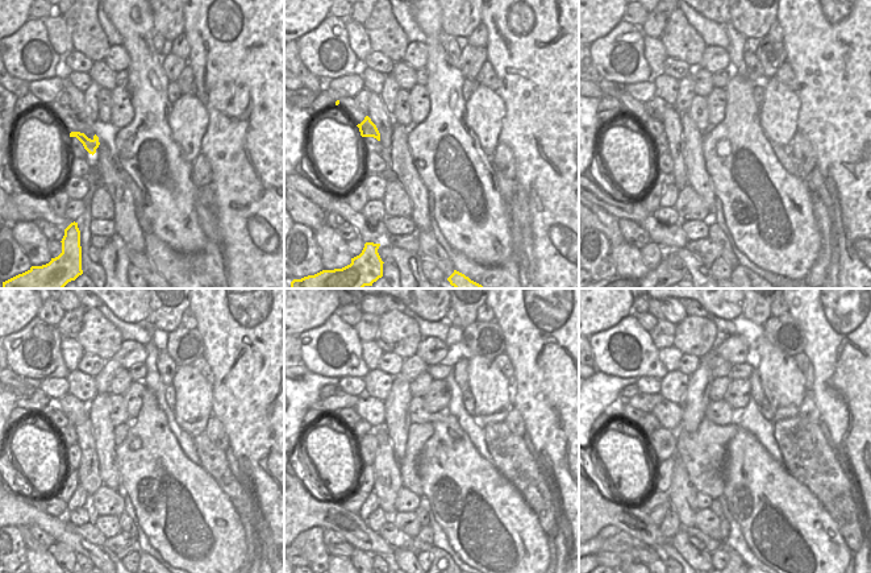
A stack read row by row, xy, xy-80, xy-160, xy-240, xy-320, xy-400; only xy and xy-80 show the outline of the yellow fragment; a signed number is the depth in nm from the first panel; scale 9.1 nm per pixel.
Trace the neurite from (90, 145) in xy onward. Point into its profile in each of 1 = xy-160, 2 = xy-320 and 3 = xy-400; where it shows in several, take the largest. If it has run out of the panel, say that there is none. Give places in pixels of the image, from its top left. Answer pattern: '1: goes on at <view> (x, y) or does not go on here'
1: goes on at xy-160 (655, 128)
2: goes on at xy-320 (349, 416)
3: goes on at xy-400 (634, 415)

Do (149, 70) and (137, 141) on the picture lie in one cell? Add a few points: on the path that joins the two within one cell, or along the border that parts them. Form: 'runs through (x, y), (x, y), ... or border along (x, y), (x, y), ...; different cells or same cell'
runs through (149, 87), (149, 124); same cell

